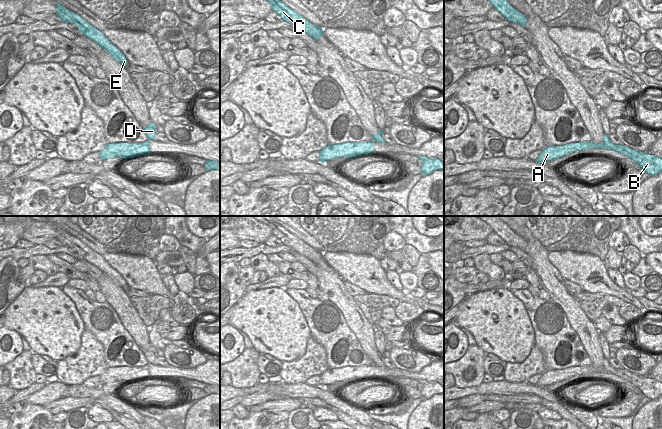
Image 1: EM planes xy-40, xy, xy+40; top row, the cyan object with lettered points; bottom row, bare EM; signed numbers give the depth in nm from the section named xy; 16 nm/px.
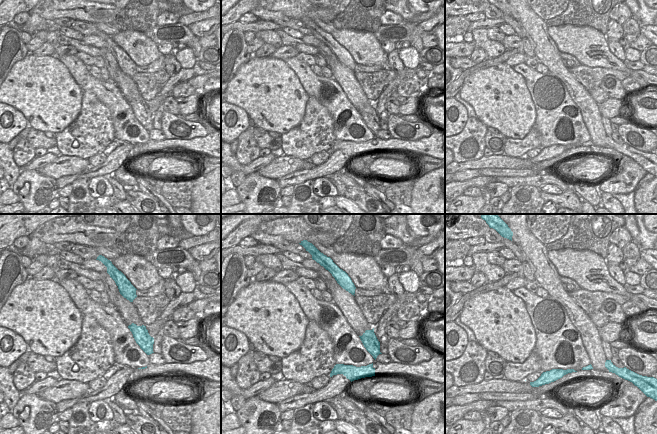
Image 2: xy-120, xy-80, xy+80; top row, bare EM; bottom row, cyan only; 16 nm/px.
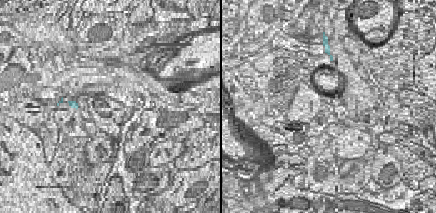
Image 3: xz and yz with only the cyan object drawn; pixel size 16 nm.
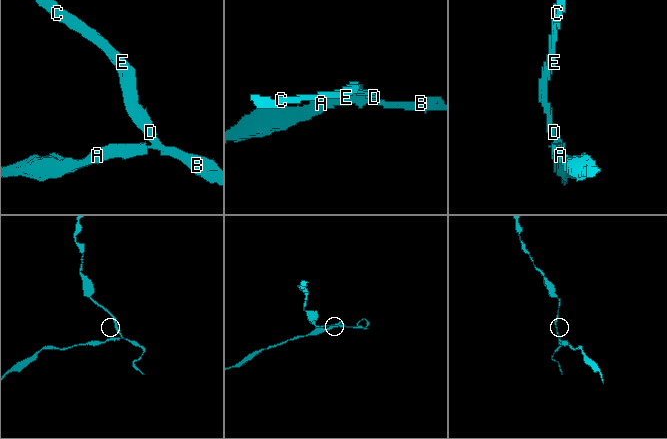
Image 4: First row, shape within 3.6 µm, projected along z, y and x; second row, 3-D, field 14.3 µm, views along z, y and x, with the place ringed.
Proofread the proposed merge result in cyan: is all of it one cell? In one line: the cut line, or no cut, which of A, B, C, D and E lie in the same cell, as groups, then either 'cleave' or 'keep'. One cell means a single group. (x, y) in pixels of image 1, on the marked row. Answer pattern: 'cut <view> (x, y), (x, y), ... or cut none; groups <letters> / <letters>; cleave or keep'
cut xy+40 (602, 138), (602, 142), (607, 148); groups A / B C D E; cleave

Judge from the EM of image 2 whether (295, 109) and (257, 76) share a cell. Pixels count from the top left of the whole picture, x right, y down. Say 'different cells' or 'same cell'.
same cell

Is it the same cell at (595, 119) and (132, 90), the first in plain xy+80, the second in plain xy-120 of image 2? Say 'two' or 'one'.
one

